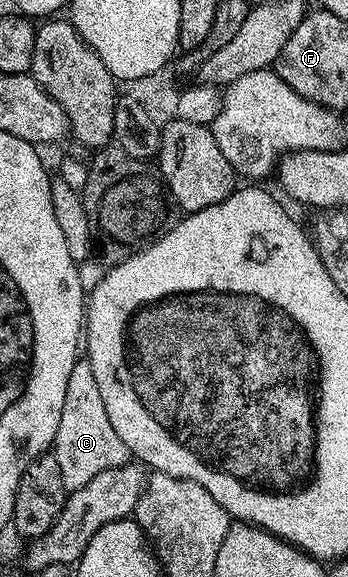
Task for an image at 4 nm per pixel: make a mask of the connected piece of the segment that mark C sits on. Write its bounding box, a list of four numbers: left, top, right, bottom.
[54,357,130,493]

